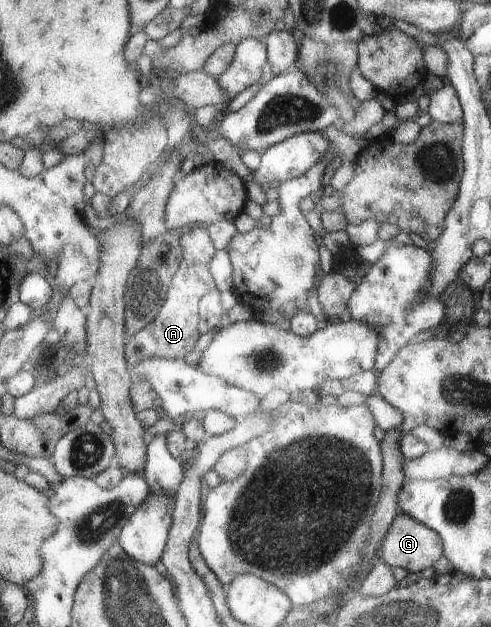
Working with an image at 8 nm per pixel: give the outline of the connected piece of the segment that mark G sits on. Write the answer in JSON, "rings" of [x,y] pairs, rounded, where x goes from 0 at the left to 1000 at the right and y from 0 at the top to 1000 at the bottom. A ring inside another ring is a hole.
{"rings":[[[815,820],[798,833],[774,874],[772,895],[831,912],[849,912],[886,900],[898,887],[894,853],[833,820]]]}

